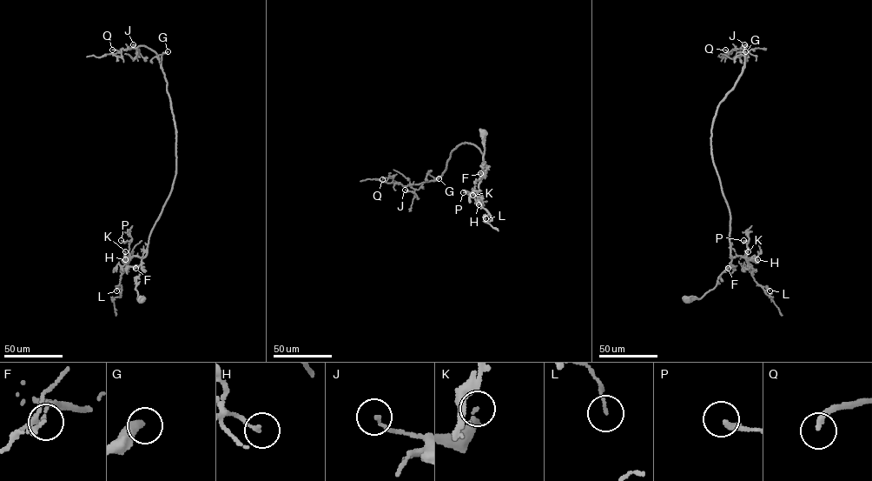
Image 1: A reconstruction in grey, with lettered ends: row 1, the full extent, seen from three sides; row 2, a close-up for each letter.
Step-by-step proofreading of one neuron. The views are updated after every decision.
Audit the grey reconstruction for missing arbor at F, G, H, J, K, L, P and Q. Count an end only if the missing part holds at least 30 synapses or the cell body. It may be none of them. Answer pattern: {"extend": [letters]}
{"extend": ["G", "K", "Q"]}

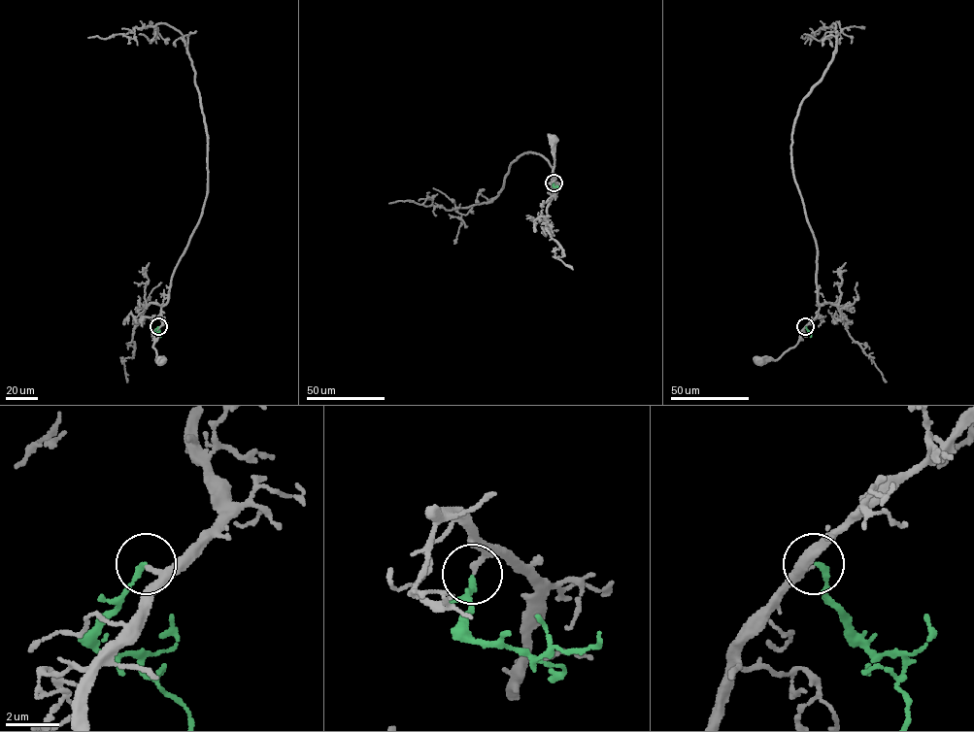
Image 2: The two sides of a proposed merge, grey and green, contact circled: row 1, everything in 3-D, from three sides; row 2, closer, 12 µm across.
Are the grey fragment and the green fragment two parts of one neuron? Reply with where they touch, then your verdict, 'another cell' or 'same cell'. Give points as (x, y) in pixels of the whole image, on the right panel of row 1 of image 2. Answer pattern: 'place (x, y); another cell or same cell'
place (805, 326); same cell

